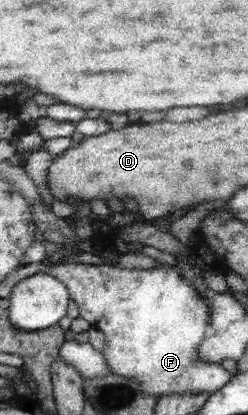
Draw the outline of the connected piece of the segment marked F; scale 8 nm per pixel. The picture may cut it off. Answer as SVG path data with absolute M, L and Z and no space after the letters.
M82 259L78 263L56 265L49 273L68 287L69 297L76 302L80 318L105 334L107 343L103 355L111 366L111 372L138 381L145 392L158 396L172 392L180 395L205 392L211 395L228 384L232 375L221 364L195 362L197 347L210 324L211 306L207 305L210 303L208 297L183 278L176 266L158 262L146 270L121 269Z

